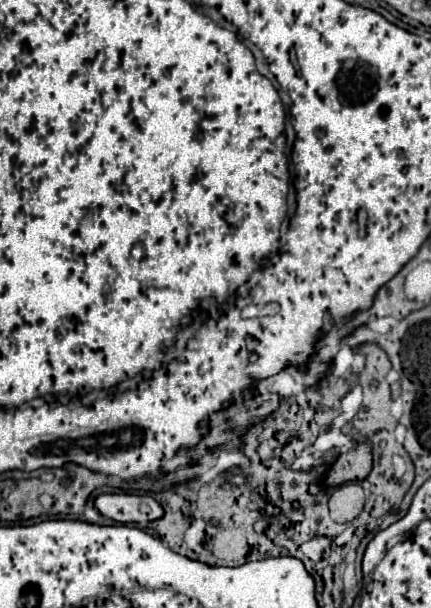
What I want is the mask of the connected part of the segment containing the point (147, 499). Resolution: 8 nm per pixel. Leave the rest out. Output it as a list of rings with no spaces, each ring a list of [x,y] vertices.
[[[102,494],[96,498],[96,508],[118,524],[144,524],[164,516],[164,508],[152,496]]]

